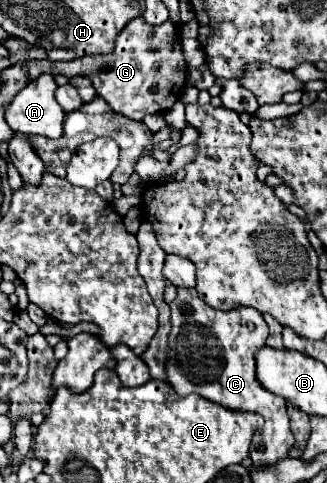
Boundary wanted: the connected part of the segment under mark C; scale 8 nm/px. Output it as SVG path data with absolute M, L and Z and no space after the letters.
M176 288L176 298L170 304L172 330L170 330L170 358L168 358L168 382L182 396L200 394L212 402L218 402L232 410L252 410L266 418L262 430L254 432L250 444L250 458L254 466L272 466L282 458L288 458L288 450L294 444L290 432L286 400L260 386L256 378L254 354L266 344L268 324L256 308L236 306L232 310L216 310L208 306L196 292L196 288Z

